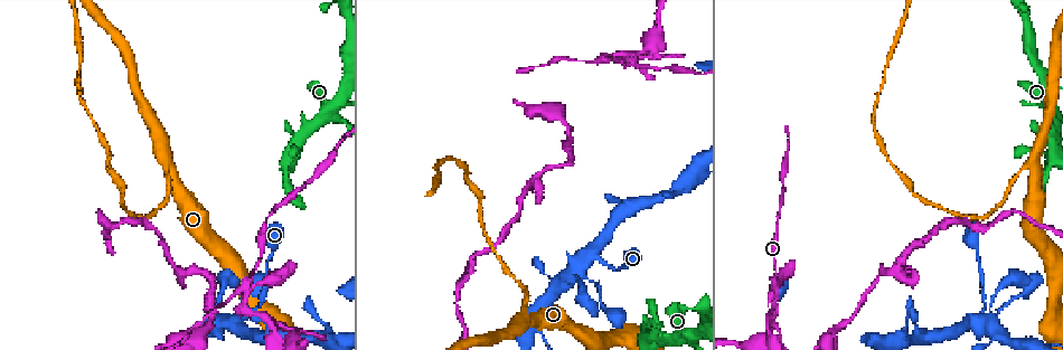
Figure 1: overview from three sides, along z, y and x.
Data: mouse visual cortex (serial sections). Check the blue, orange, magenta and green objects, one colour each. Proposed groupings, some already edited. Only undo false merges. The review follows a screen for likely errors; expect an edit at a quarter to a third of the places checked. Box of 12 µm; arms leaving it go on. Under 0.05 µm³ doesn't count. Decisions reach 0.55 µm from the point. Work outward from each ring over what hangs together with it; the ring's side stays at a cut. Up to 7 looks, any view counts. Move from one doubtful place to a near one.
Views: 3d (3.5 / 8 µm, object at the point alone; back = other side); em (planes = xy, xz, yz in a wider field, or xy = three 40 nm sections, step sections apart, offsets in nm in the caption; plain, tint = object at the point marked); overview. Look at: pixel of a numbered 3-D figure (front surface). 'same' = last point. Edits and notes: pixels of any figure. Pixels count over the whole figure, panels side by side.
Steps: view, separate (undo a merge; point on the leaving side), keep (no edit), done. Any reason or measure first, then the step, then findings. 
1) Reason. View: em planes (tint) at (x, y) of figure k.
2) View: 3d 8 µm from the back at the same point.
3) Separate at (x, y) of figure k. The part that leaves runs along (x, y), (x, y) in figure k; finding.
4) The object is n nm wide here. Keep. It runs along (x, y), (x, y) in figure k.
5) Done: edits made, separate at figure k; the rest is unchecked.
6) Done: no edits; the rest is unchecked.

Arms part here. View: 3d 3.5 µm at (526, 317) of figure 1.

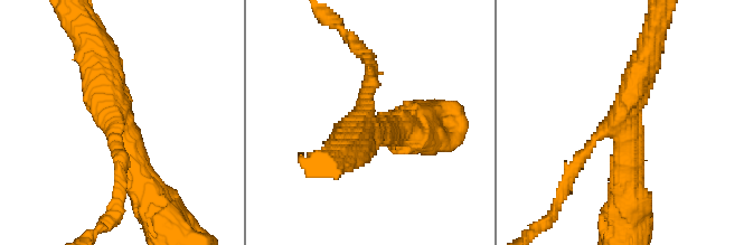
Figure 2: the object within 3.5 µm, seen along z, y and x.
3 arms meet here; the arms are 200, 400, 400 nm wide; now the EM. View: em xy step 2 (tint) at (370, 124) of figure 2.

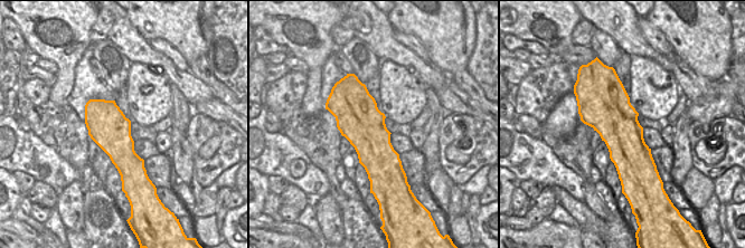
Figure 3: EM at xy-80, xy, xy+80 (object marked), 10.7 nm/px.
Keep. It runs along (151, 197), (100, 66) in figure 2; all the same cell.

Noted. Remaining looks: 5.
Thin arm on a thick one. View: 3d 3.5 µm from the back at (571, 276) of figure 1.

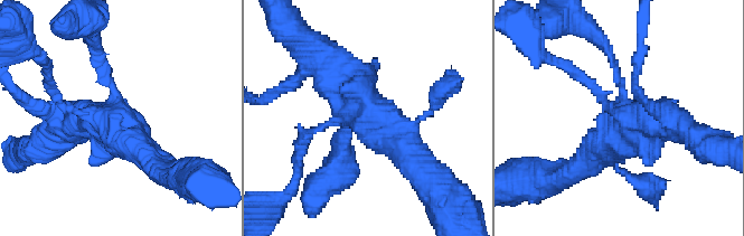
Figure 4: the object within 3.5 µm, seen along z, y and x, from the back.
Now the EM. View: em planes (tint) at (116, 103) of figure 4.

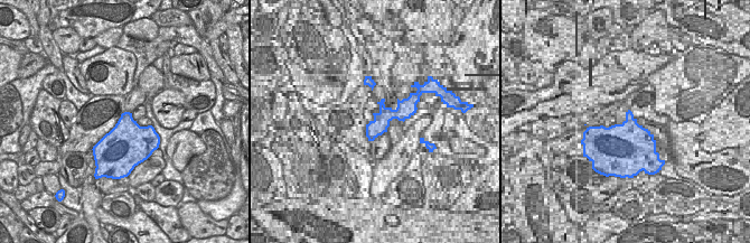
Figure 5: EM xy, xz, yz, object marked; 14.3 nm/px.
Keep. One cell here.

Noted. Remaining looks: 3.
Calibre changes. View: 3d 3.5 µm at (904, 331) of figure 1.

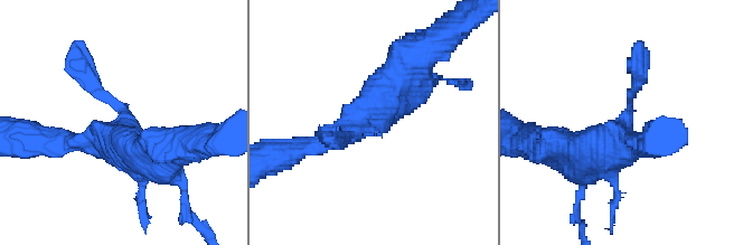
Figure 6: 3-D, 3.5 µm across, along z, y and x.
View: em xy step 2 (tint) at (123, 124) of figure 6.

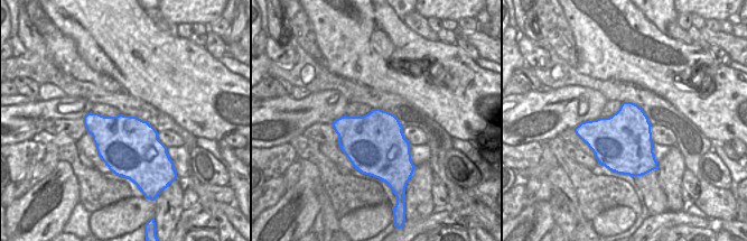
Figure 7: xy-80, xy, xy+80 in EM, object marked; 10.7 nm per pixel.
Keep. It runs along (66, 141), (118, 141), (124, 124), (83, 69) in figure 6; one cell here.

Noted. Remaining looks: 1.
Done: no edits; the rest is unchecked.

